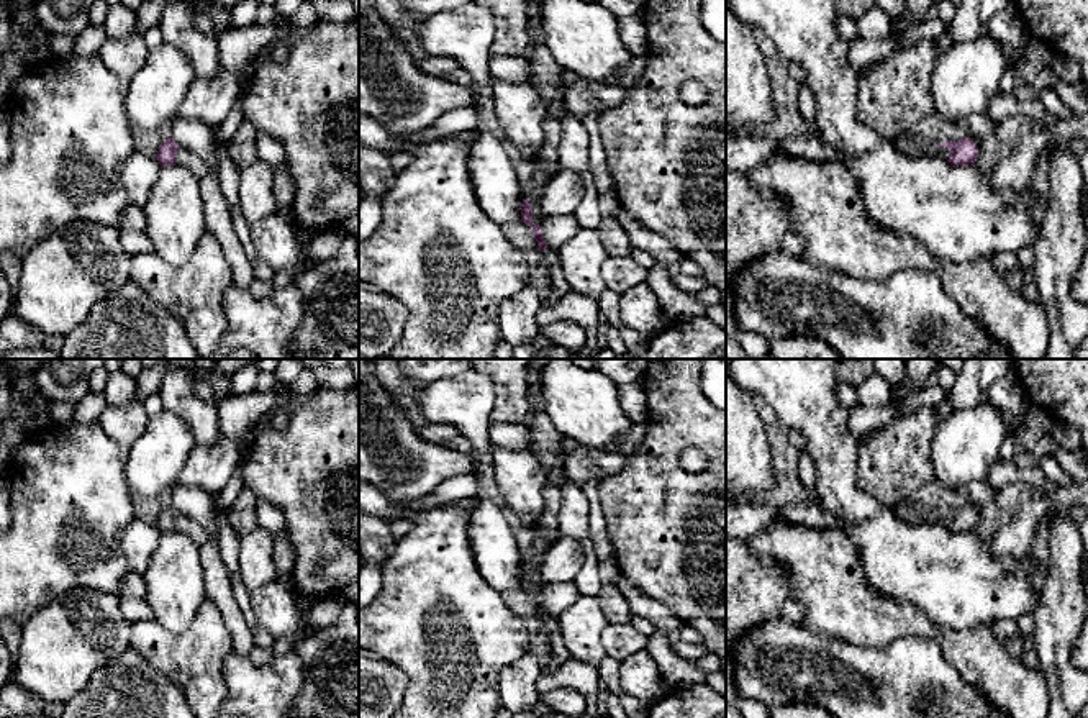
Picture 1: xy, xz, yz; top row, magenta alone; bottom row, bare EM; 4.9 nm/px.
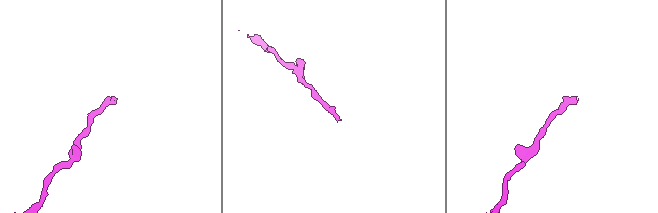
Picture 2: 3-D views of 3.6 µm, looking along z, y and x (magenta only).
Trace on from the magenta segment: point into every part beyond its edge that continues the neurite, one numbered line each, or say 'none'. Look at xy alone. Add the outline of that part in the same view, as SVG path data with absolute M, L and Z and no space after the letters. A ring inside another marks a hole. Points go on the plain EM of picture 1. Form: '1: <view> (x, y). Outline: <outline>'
1: xy (197, 533). Outline: M182 515L175 521L175 531L187 534L197 546L208 541L206 529L197 521Z

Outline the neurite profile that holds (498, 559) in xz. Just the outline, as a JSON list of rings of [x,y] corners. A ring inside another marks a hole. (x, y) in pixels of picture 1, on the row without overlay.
[[[480,495],[475,497],[477,505],[469,510],[470,526],[469,541],[472,554],[480,575],[488,585],[498,592],[511,592],[521,588],[521,570],[524,569],[521,562],[521,549],[516,544],[513,528],[503,515],[501,508],[488,498]]]

